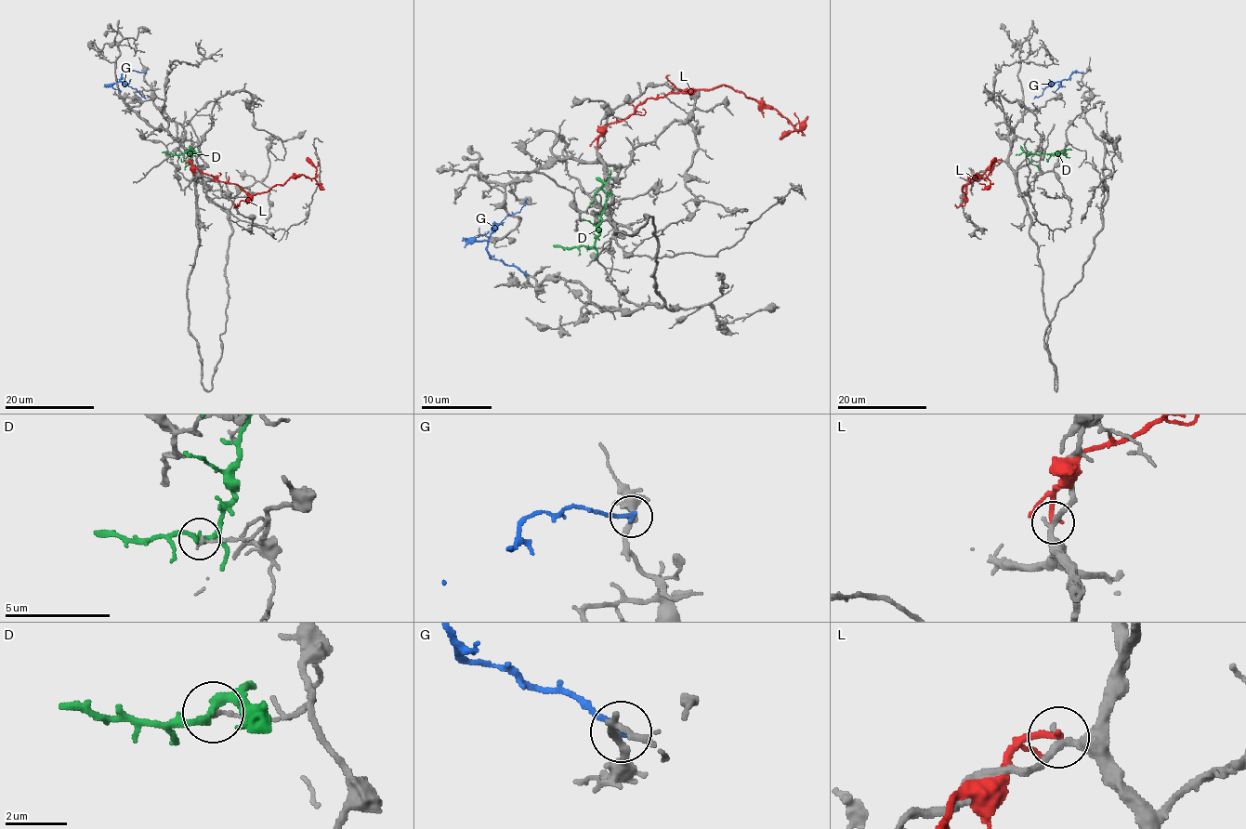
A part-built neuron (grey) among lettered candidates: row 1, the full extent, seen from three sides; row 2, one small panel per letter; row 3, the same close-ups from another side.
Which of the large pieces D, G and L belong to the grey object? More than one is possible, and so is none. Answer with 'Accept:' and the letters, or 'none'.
Accept: none

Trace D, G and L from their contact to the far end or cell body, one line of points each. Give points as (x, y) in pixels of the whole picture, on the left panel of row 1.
D: (184, 152), (196, 153), (185, 169)
G: (145, 72), (124, 72), (119, 79), (145, 98)
L: (190, 161), (216, 180), (234, 183), (251, 195), (283, 185), (291, 177), (313, 178), (316, 166), (307, 157)

